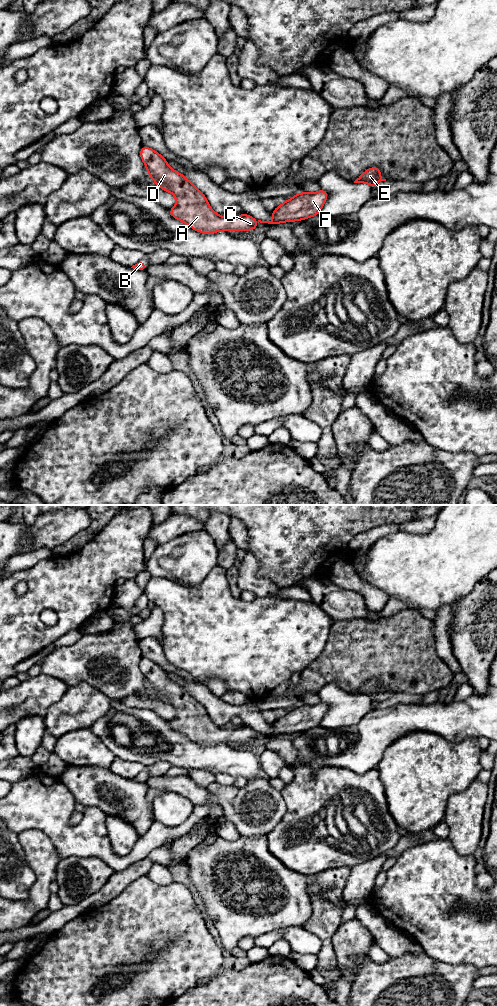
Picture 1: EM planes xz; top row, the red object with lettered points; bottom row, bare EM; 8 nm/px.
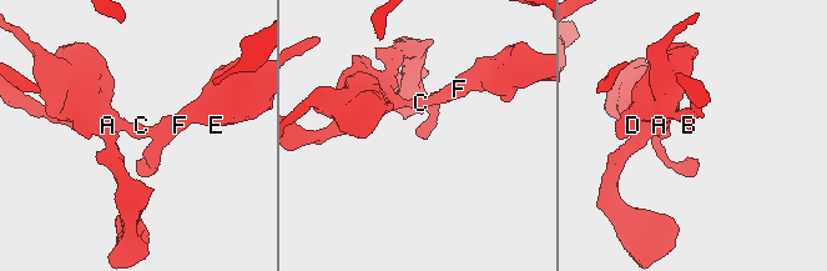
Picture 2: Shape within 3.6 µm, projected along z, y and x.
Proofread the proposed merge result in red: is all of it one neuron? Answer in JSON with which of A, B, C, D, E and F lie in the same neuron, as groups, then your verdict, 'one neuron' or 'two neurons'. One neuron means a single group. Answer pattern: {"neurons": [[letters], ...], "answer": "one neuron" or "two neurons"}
{"neurons": [["A", "B", "C", "D", "E", "F"]], "answer": "one neuron"}

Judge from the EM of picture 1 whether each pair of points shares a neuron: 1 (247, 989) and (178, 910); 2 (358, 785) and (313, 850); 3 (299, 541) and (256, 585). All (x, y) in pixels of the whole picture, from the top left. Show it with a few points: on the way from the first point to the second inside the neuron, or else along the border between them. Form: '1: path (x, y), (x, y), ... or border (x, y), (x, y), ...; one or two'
1: border (223, 969), (211, 979); two
2: path (337, 786), (312, 811), (316, 829); one
3: border (254, 555), (258, 574), (280, 588); two

